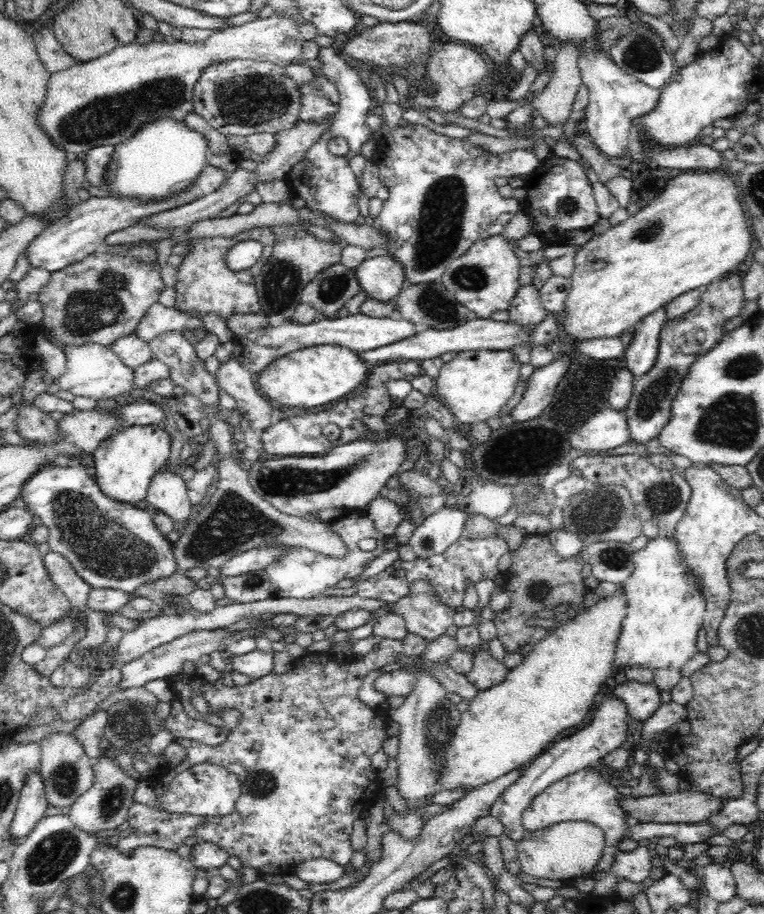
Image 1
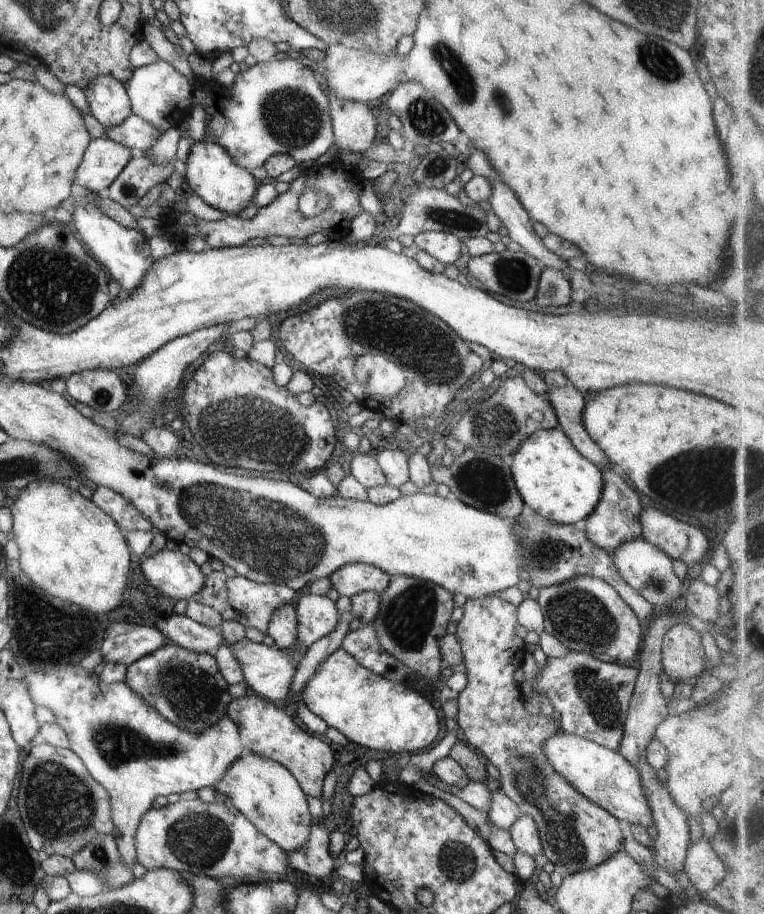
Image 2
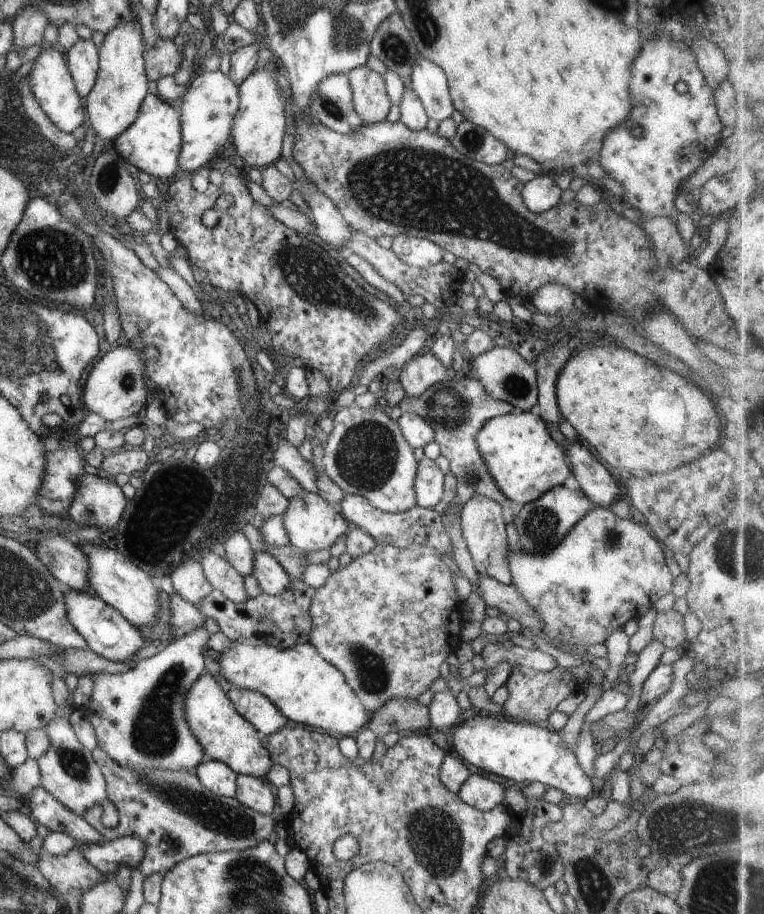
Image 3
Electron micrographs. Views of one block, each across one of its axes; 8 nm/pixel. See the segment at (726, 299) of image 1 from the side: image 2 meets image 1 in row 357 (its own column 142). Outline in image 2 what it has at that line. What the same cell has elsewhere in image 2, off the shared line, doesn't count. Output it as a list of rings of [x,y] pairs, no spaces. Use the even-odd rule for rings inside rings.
[[[173,644],[156,648],[148,656],[129,664],[125,680],[132,692],[140,696],[150,708],[192,734],[202,734],[222,716],[227,716],[226,706],[233,699],[228,692],[230,685],[222,678],[214,655],[190,652]]]

